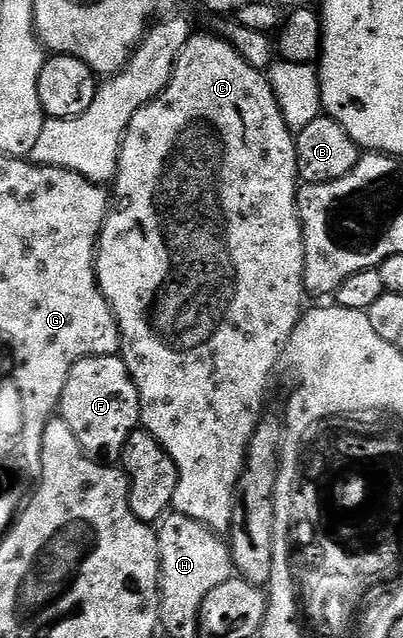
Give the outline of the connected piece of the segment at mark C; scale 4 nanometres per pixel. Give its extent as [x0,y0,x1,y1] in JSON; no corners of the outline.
[95,33,306,532]

